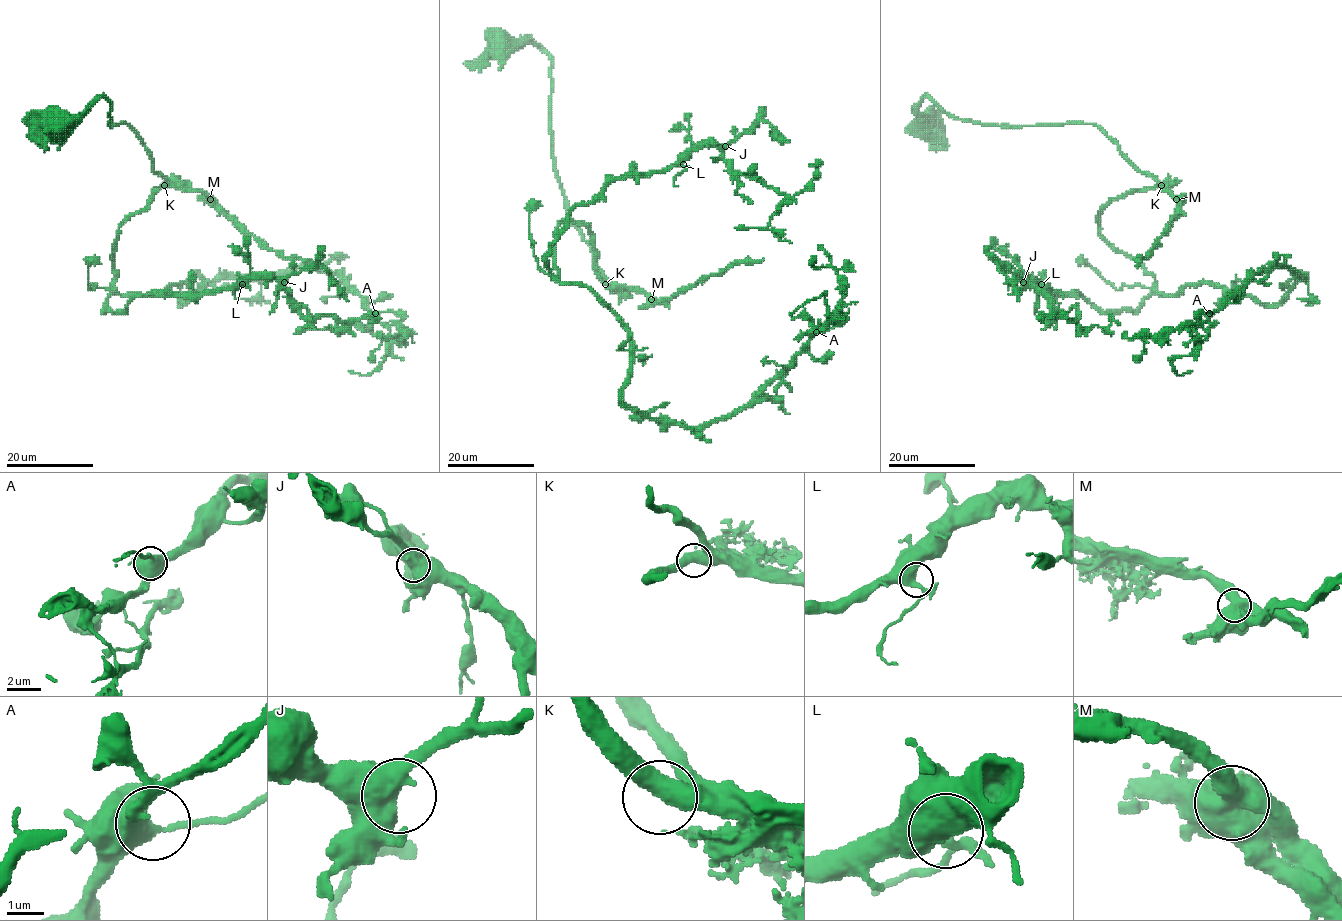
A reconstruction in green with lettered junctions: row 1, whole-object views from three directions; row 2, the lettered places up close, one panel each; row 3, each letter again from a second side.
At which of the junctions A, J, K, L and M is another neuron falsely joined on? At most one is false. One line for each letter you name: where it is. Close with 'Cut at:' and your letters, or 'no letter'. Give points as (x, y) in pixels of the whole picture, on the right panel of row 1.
M: Place: (1176, 199)
Cut at: M

